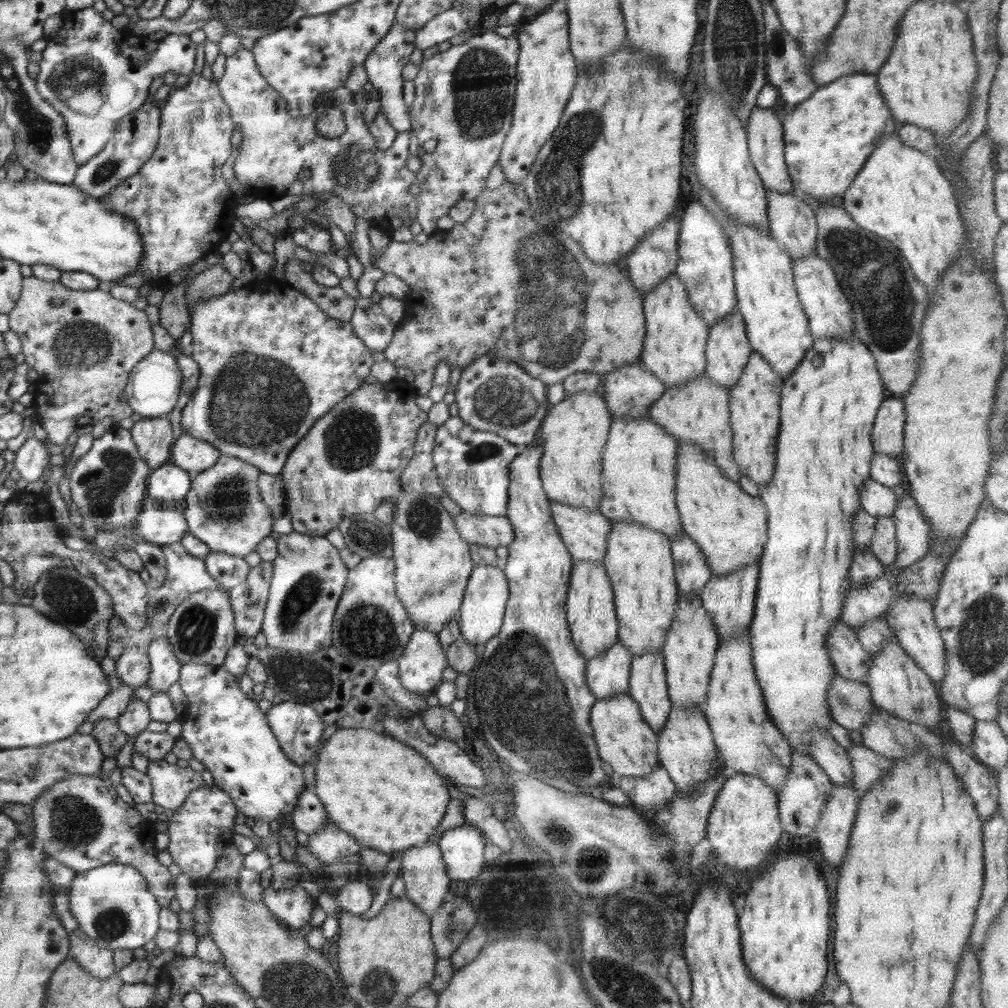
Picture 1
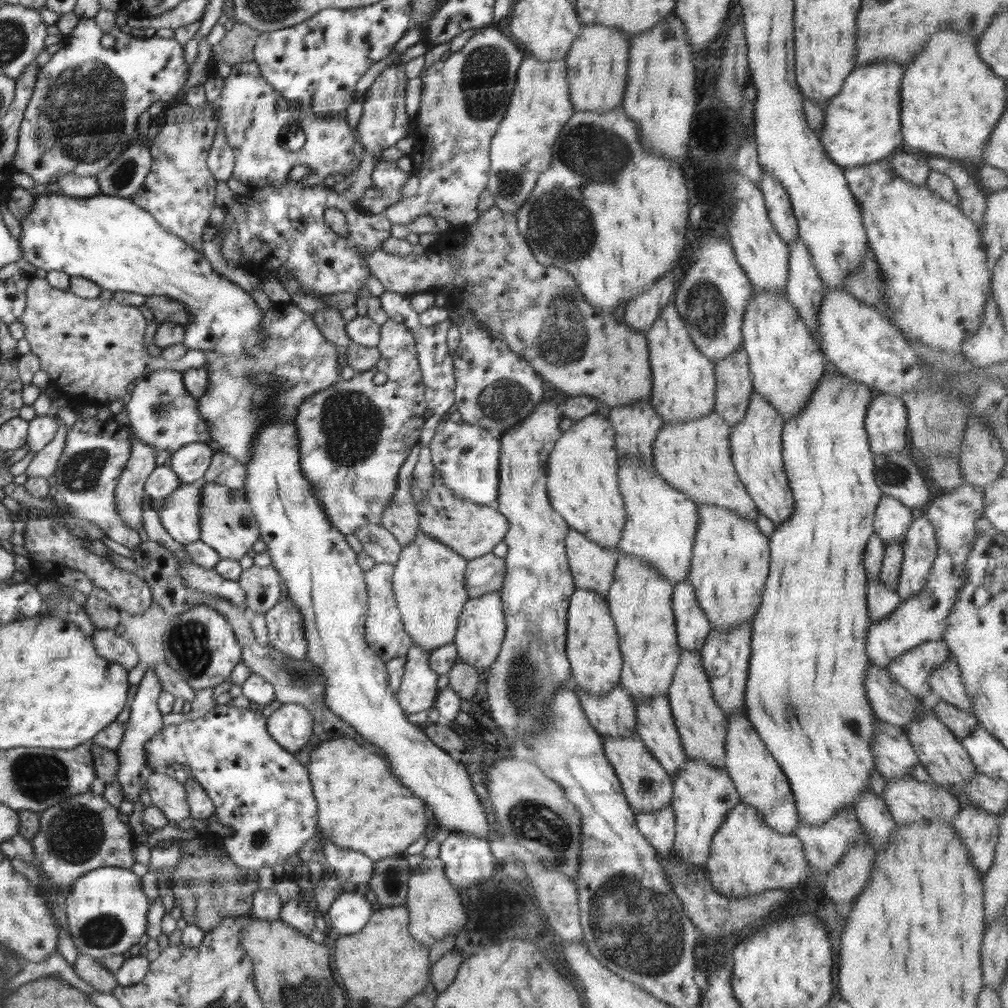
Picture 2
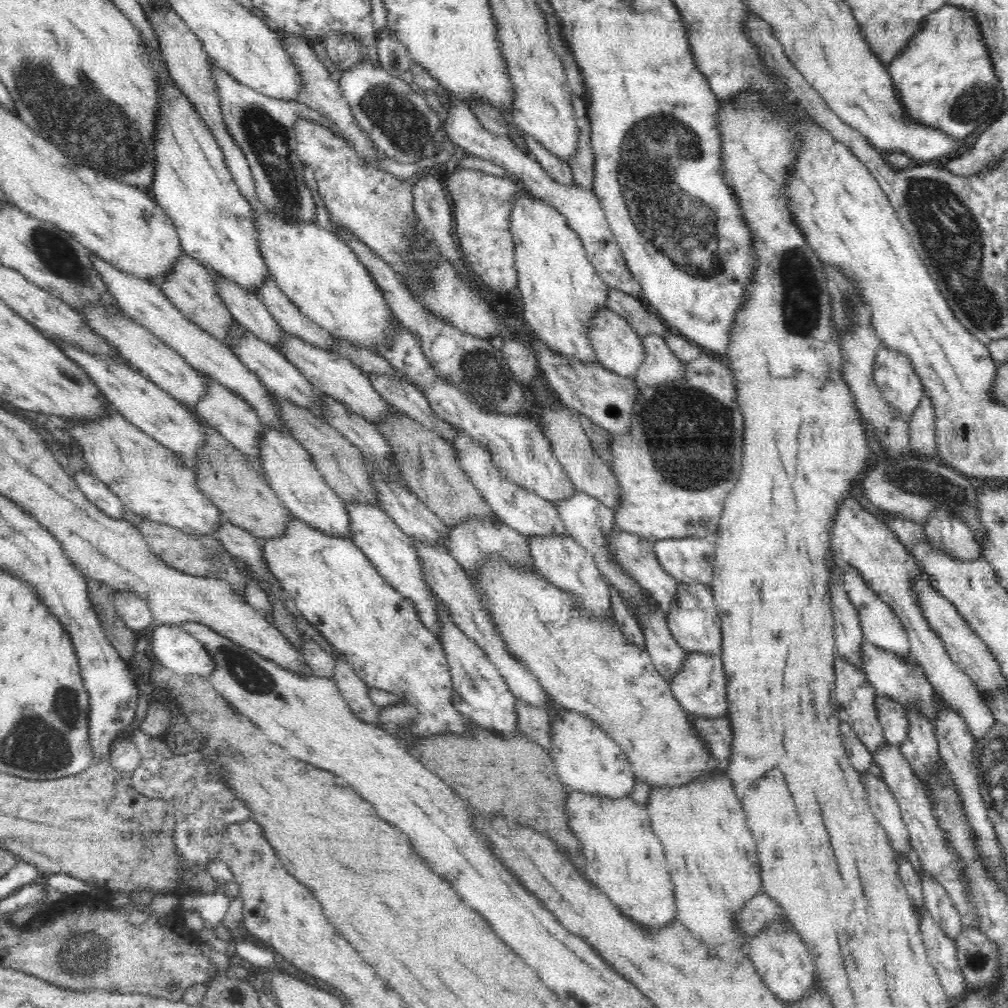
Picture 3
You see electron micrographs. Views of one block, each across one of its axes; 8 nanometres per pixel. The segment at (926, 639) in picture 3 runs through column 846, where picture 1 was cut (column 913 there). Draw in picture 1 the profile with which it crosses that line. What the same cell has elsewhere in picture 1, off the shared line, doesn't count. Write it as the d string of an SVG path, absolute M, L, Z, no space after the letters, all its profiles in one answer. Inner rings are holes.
M909 494L897 498L897 507L892 518L897 540L897 557L894 563L900 568L909 567L924 558L931 548L931 526Z

